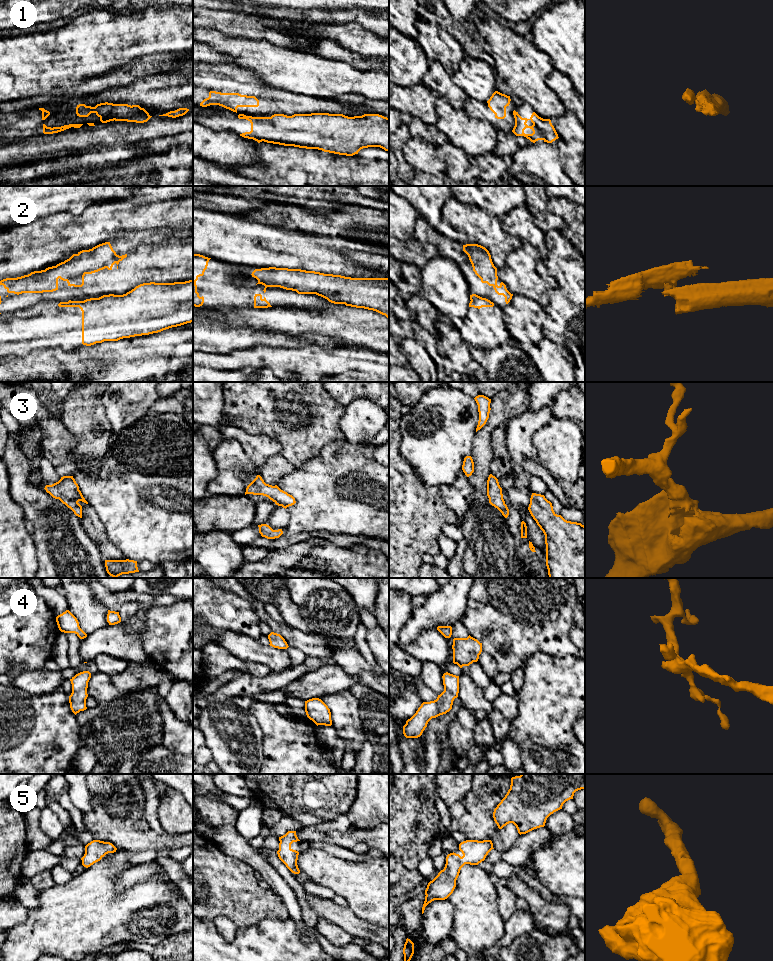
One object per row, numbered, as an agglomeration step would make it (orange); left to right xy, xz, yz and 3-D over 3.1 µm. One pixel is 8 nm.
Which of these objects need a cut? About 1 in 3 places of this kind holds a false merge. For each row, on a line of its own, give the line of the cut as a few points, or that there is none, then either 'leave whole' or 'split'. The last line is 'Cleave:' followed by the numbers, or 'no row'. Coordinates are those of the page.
1: xy (42, 111), (48, 112) | split
2: xy (71, 301), (68, 302) | split
3: no cut | leave whole
4: no cut | leave whole
5: no cut | leave whole
Cleave: 1, 2

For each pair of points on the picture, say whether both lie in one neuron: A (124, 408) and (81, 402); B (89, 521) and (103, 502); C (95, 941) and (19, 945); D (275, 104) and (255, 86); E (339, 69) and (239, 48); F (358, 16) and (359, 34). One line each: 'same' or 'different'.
A: different
B: different
C: same
D: same
E: same
F: different

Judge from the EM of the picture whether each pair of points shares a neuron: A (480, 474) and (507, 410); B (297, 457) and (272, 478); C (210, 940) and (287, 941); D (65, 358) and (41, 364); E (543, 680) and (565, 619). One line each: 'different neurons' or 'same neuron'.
A: same neuron
B: different neurons
C: same neuron
D: same neuron
E: different neurons

